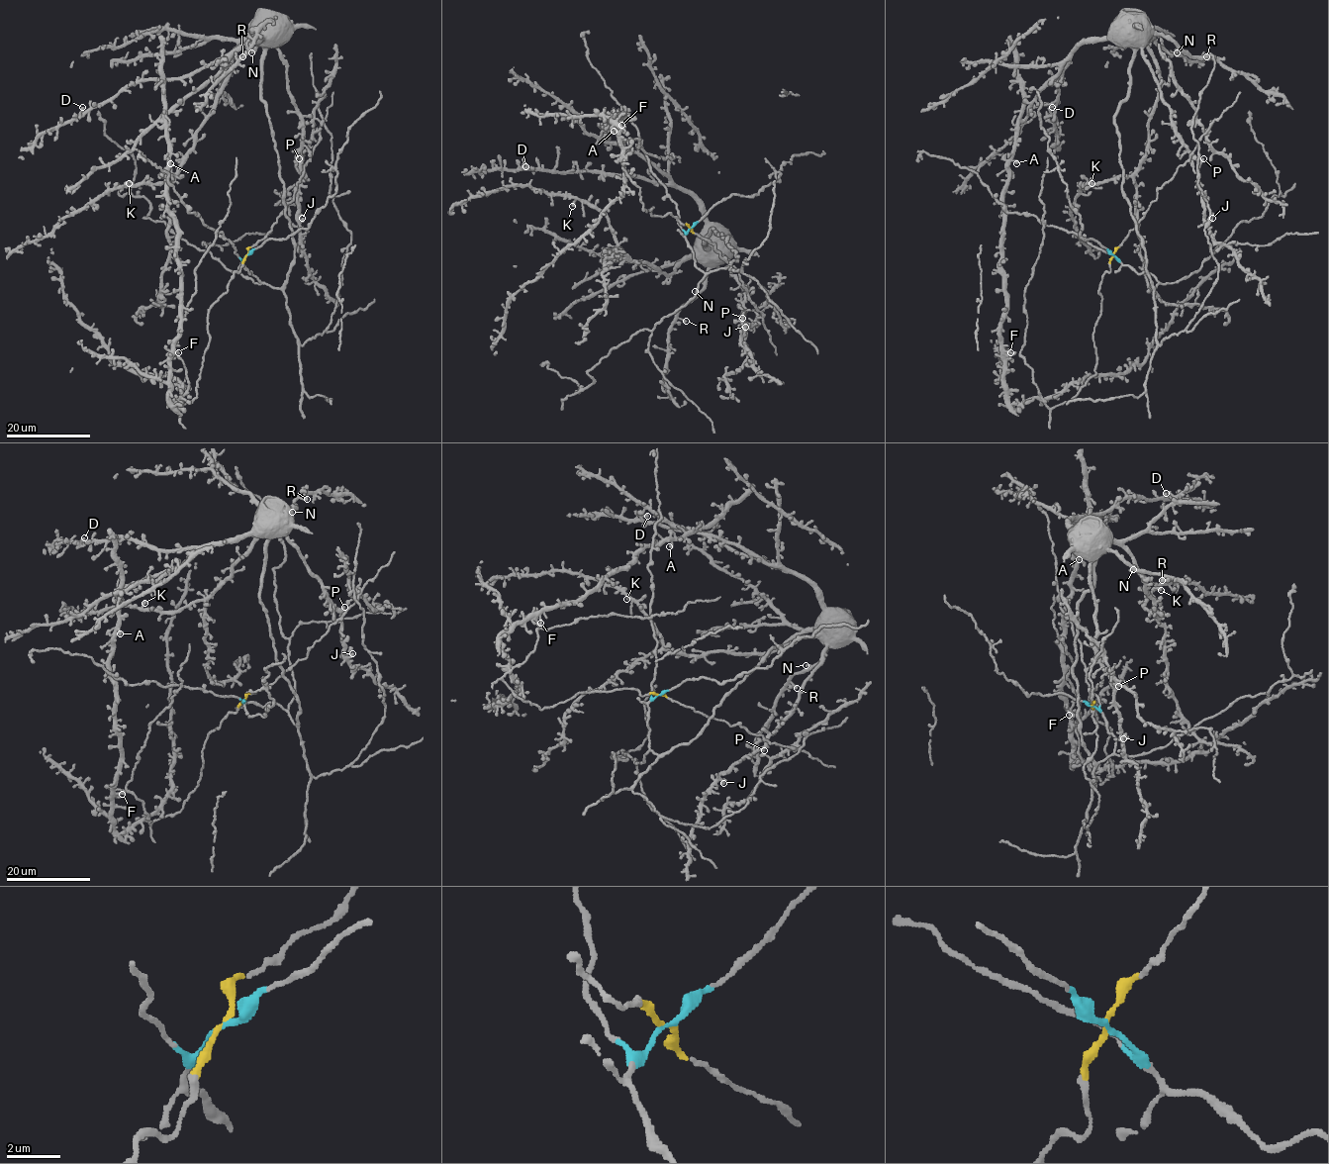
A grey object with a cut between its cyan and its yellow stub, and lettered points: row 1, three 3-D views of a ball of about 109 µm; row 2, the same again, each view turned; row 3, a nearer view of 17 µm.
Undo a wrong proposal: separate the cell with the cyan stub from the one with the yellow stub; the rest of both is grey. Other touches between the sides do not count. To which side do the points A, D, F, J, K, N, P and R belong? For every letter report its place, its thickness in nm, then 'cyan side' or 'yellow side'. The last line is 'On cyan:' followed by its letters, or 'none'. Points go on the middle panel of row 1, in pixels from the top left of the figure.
A: at (614, 131); 280 nm thick; yellow side
D: at (525, 166); 380 nm thick; cyan side
F: at (621, 125); 240 nm thick; yellow side
J: at (745, 327); 400 nm thick; cyan side
K: at (572, 206); 380 nm thick; cyan side
N: at (695, 291); 160 nm thick; cyan side
P: at (742, 318); 260 nm thick; cyan side
R: at (686, 321); 420 nm thick; cyan side
On cyan: D, J, K, N, P, R

